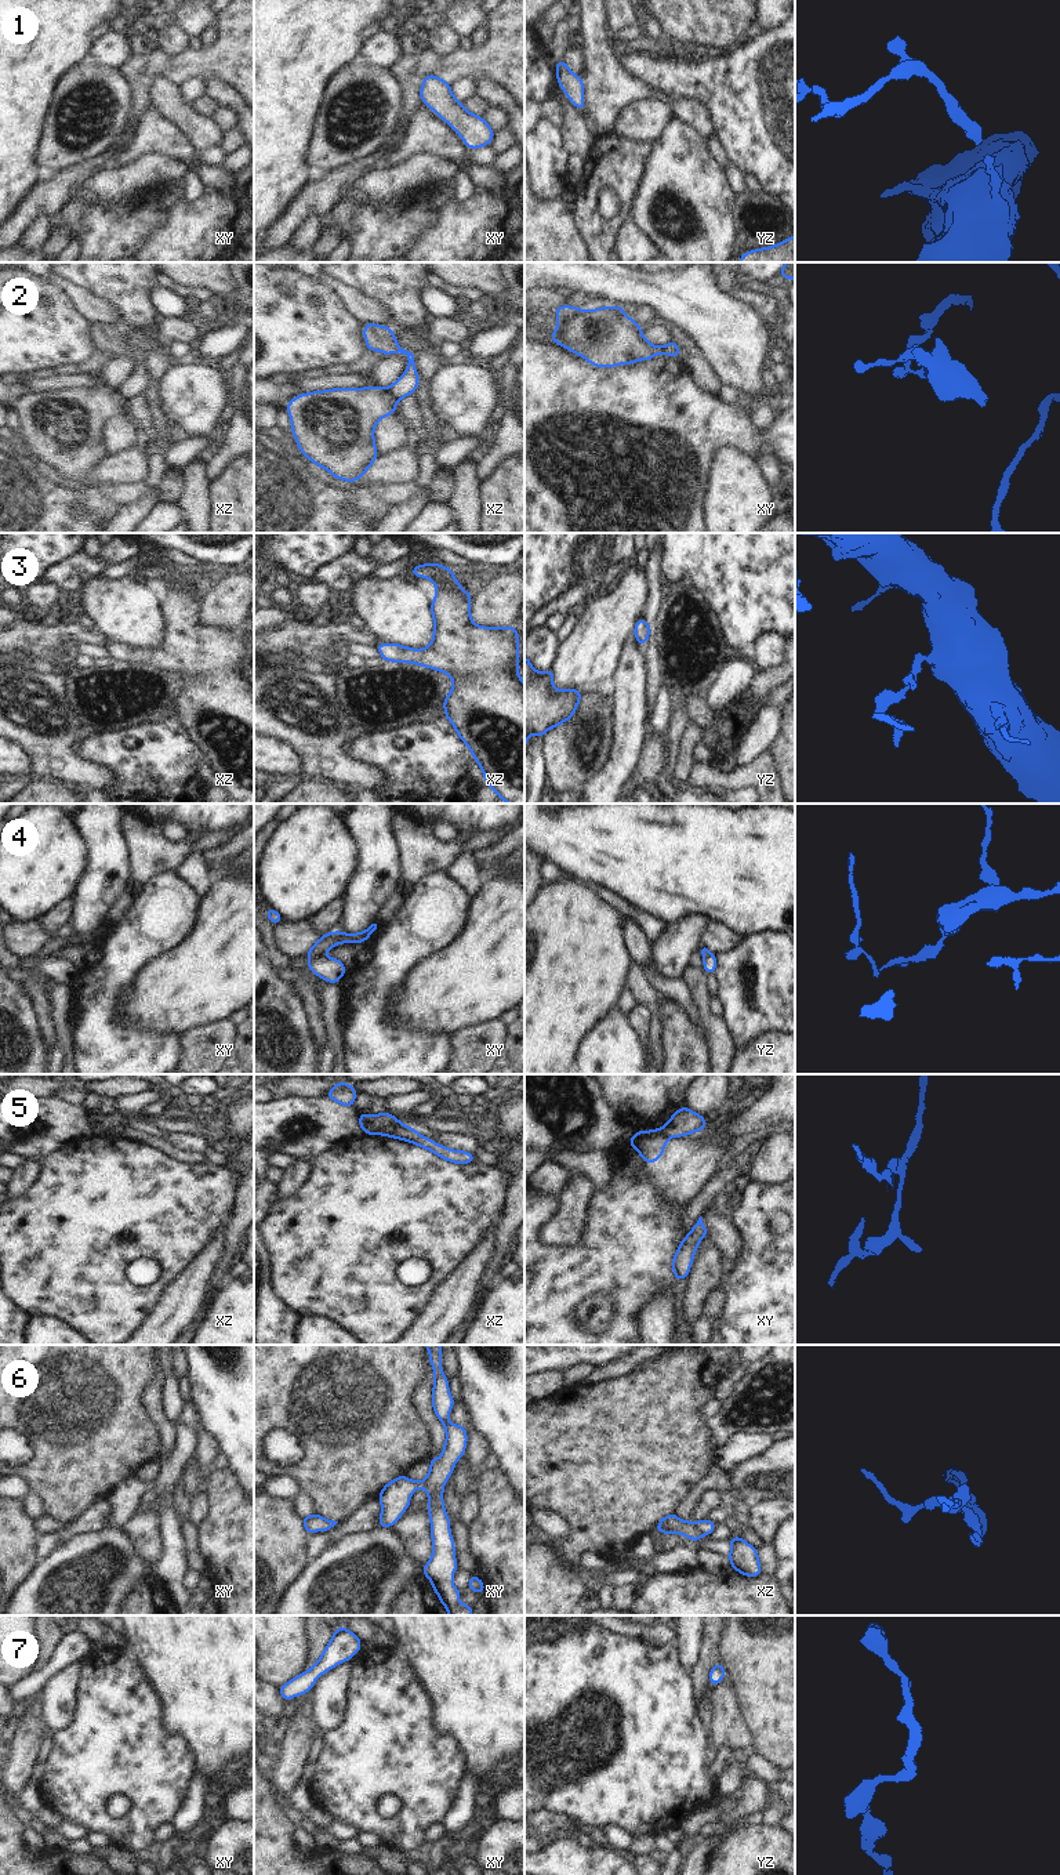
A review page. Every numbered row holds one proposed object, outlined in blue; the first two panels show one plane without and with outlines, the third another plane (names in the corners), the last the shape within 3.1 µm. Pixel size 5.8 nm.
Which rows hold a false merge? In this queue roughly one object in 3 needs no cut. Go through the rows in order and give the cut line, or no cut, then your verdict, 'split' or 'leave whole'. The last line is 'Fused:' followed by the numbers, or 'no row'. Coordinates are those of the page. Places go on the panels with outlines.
1: no cut; leave whole
2: cut in xz along (387, 388), (398, 399); split
3: no cut; leave whole
4: cut in xy along (320, 954), (309, 957); split
5: cut in xz along (402, 1124), (392, 1137); split
6: cut in xz along (693, 1523), (701, 1534); split
7: no cut; leave whole
Fused: 2, 4, 5, 6

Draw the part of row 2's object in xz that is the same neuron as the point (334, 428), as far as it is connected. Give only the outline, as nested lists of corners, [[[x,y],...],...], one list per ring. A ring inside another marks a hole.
[[[381,387],[335,388],[301,394],[286,406],[291,432],[306,460],[327,469],[334,478],[356,482],[377,461],[375,424],[396,411],[398,399]]]

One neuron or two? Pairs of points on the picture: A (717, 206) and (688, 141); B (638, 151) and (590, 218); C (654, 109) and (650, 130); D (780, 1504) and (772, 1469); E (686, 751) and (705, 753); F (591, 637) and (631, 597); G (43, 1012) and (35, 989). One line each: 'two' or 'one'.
A: one
B: one
C: one
D: two
E: two
F: one
G: one

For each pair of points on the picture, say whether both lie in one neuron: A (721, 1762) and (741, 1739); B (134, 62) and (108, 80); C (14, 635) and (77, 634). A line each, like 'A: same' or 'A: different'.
A: different
B: different
C: same

